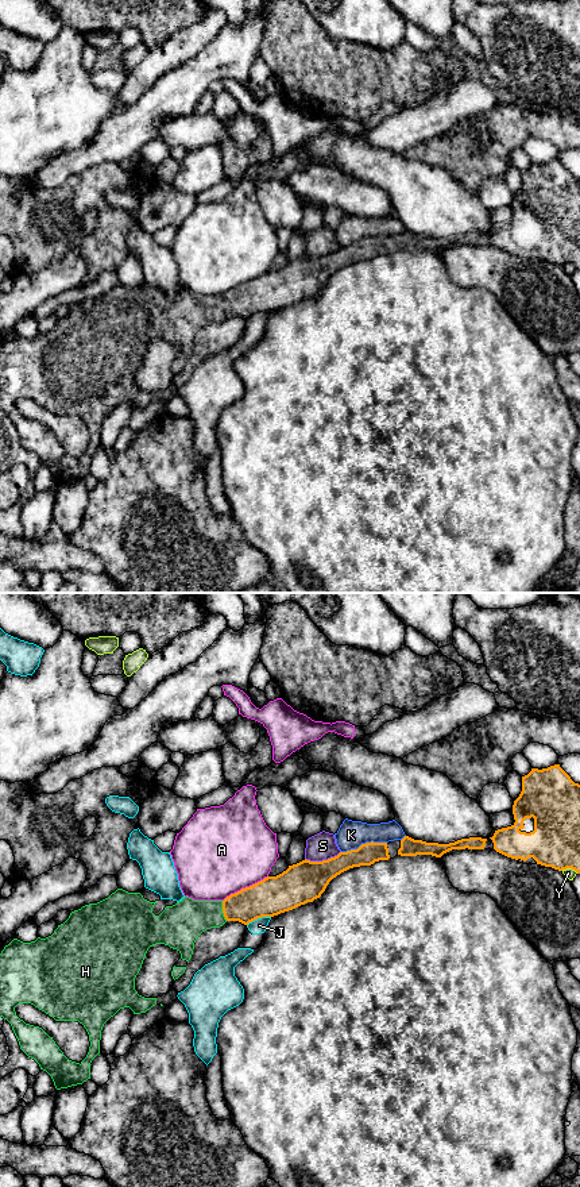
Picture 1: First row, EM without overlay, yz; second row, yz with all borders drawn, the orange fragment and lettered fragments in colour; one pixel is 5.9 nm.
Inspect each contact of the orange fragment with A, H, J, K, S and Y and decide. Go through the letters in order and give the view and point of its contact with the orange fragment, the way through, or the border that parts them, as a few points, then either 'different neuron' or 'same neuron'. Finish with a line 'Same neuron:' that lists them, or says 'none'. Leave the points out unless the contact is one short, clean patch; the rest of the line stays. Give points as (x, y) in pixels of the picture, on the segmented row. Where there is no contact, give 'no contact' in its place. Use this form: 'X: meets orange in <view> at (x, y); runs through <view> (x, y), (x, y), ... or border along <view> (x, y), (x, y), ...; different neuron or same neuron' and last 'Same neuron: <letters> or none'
A: meets orange in yz at (246, 887); border along yz (267, 875), (231, 893), (223, 901); different neuron
H: meets orange in yz at (223, 910); runs through yz (260, 900), (244, 906), (223, 910), (186, 920); same neuron
J: meets orange in yz at (258, 917); different neuron
K: meets orange in yz at (363, 844); different neuron
S: meets orange in yz at (323, 860); different neuron
Y: meets orange in yz at (569, 867); different neuron
Same neuron: H

